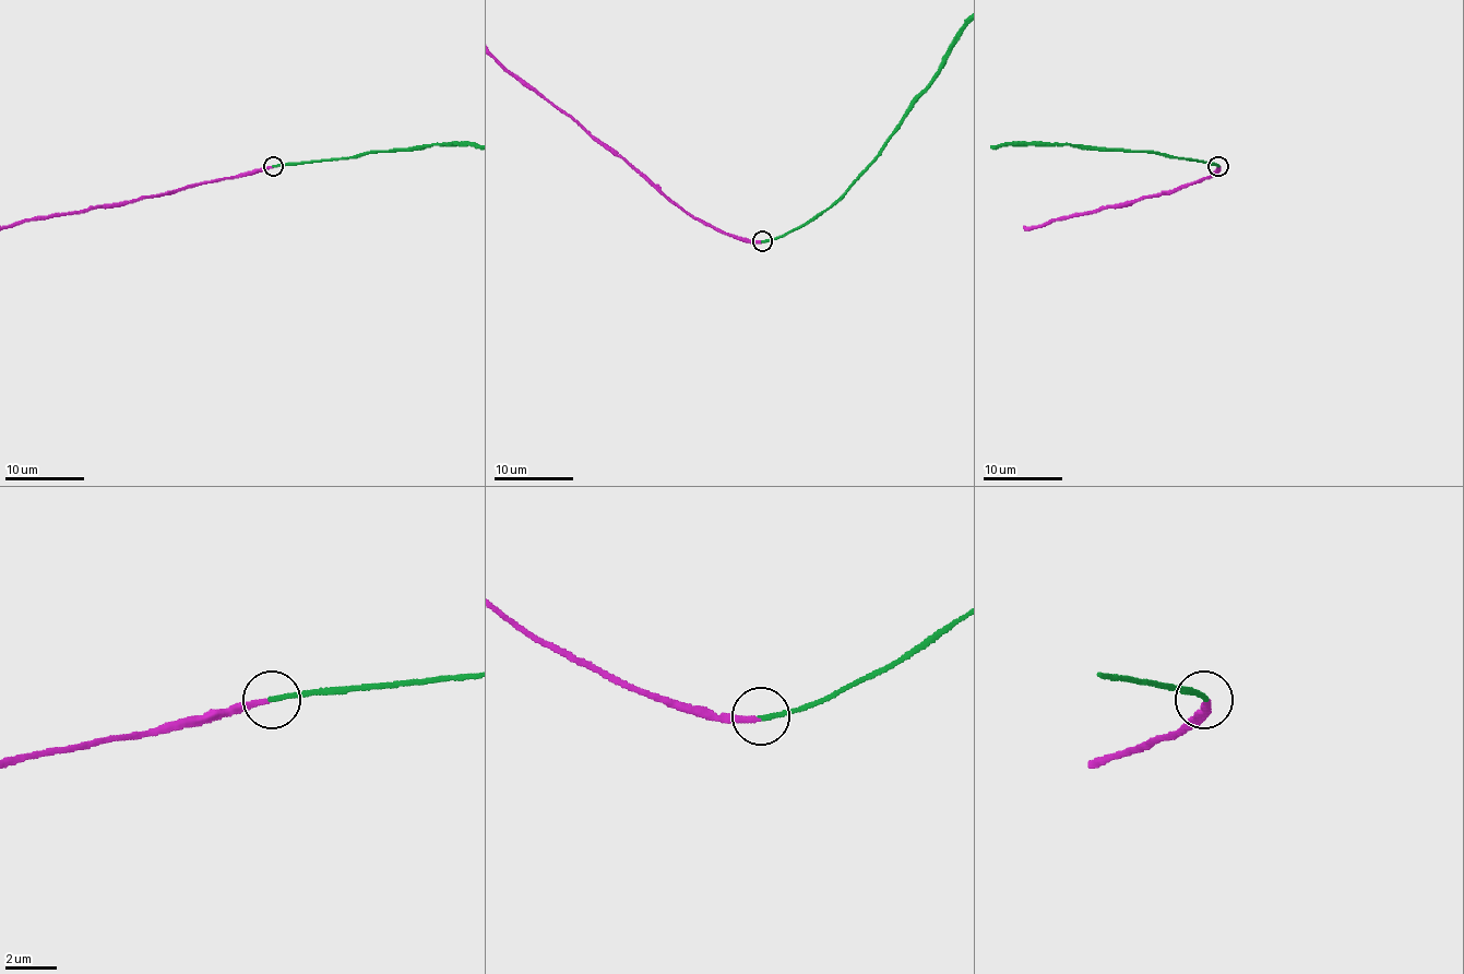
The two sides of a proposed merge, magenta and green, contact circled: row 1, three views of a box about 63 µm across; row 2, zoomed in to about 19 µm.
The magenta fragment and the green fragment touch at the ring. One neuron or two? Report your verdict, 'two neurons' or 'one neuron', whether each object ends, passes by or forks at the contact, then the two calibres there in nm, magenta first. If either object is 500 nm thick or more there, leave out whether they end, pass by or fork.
one neuron; magenta ends; green ends; calibres 190 and 190 nm

